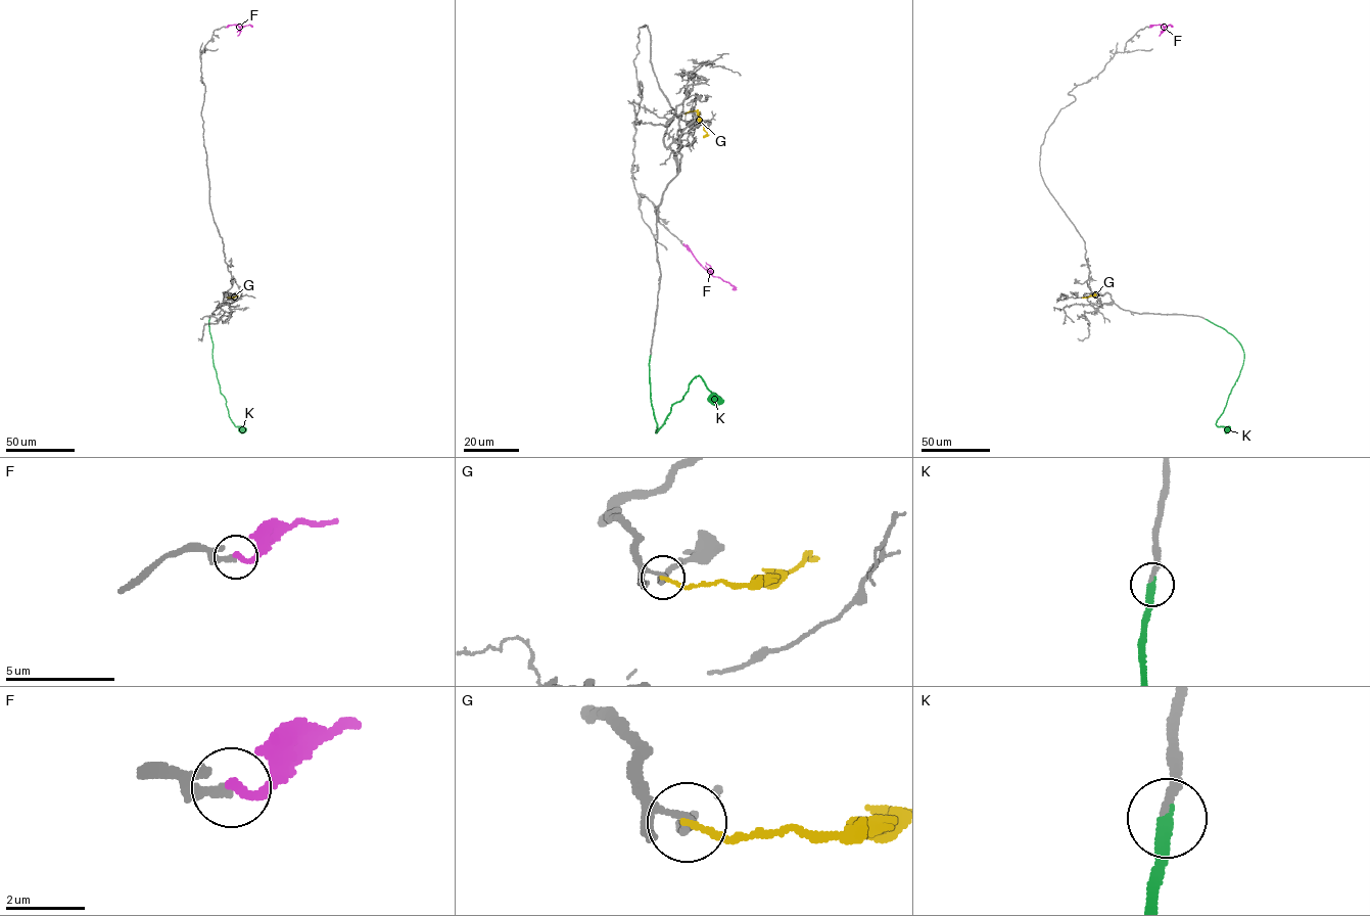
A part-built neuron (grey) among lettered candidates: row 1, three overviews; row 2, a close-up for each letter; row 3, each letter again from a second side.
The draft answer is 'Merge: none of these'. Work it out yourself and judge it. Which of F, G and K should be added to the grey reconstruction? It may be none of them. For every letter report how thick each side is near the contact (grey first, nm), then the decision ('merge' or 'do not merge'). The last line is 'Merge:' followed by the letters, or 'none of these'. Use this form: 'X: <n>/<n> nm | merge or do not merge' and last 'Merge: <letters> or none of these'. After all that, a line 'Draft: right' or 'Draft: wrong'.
F: 240/240 nm | do not merge
G: 200/150 nm | do not merge
K: 200/300 nm | merge
Merge: K
Draft: wrong

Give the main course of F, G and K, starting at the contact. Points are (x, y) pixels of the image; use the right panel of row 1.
F: (1149, 27), (1173, 27)
G: (1084, 296), (1096, 294)
K: (1206, 319), (1231, 333), (1244, 355), (1239, 376), (1216, 422), (1217, 426), (1228, 429)

